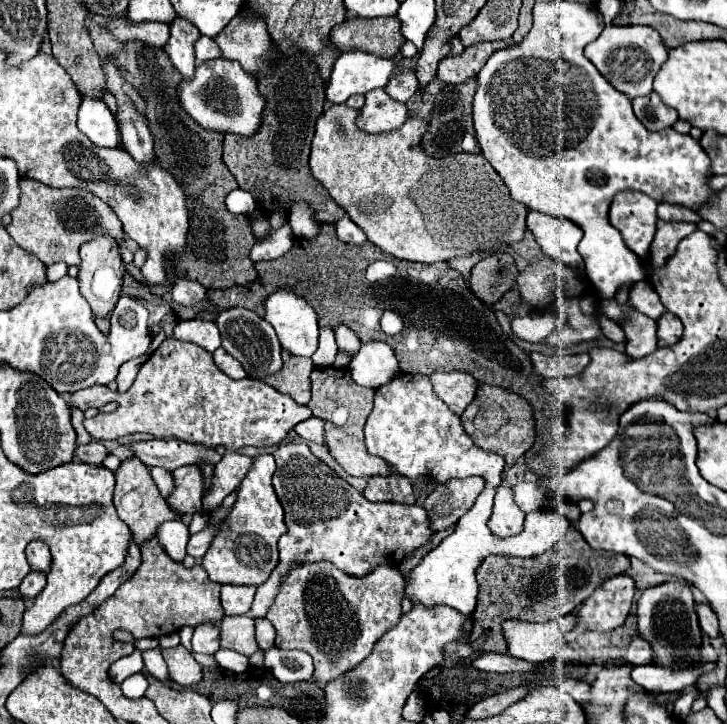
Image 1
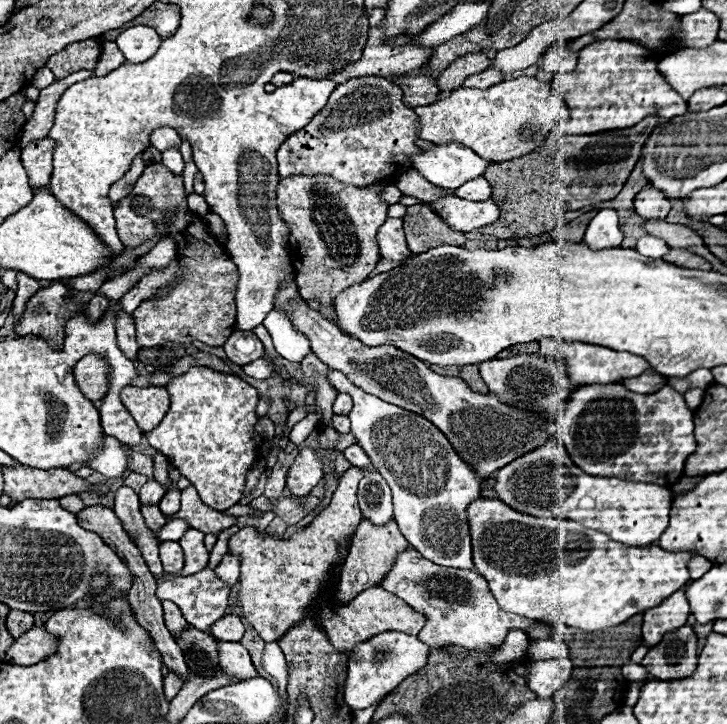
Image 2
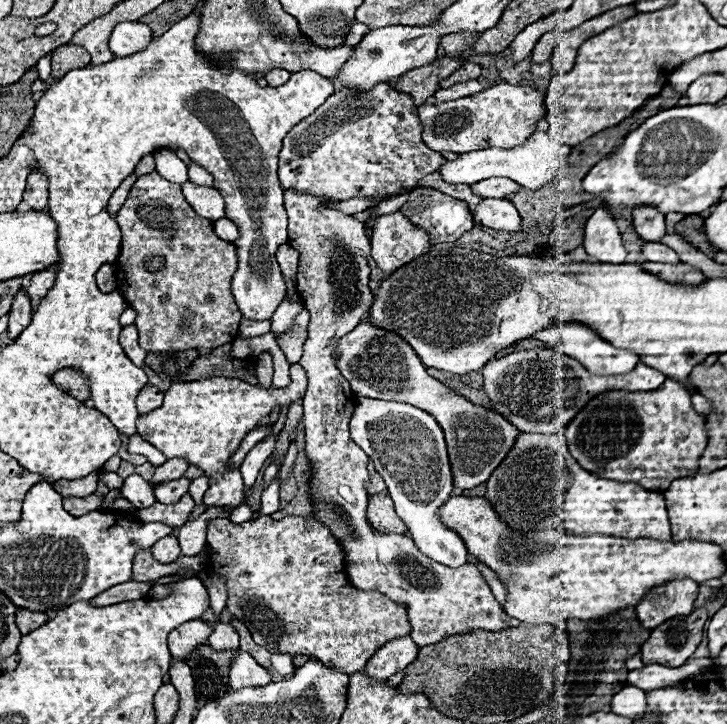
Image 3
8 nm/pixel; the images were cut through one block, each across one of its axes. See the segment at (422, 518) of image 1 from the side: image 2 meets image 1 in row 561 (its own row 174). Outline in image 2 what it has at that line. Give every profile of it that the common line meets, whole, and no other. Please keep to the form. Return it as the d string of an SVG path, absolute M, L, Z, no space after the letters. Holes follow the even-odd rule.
M352 78L352 82L338 84L330 94L326 106L304 126L300 132L292 134L278 150L278 172L282 178L288 176L316 176L328 174L342 184L352 186L372 186L382 178L396 182L404 172L412 168L410 158L420 154L416 146L418 136L418 116L410 106L404 104L402 90L386 78Z

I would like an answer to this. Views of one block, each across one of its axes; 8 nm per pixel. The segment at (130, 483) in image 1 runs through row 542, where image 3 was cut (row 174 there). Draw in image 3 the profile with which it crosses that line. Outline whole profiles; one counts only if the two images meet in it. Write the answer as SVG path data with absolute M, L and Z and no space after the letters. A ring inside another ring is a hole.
M146 154L140 162L138 162L138 166L136 166L136 170L134 170L134 174L136 176L142 176L142 174L148 174L148 172L154 172L154 154Z

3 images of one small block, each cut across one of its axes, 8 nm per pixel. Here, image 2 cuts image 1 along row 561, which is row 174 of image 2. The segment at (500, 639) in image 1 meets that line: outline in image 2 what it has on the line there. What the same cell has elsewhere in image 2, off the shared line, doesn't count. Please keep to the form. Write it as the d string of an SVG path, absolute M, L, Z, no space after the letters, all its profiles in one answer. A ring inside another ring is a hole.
M652 114L632 128L600 132L594 136L550 134L544 146L536 148L534 152L508 160L500 166L490 166L484 172L484 178L492 184L492 200L498 202L502 216L496 224L484 226L480 232L498 238L536 236L558 226L560 210L568 212L588 204L612 200L622 190L626 178L640 158L642 144L658 122L660 118Z

